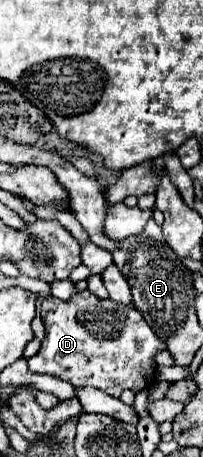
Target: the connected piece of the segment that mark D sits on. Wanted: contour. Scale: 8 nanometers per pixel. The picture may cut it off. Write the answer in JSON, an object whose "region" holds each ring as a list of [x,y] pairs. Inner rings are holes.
{"region":[[[89,290],[75,294],[75,298],[69,300],[59,300],[53,296],[47,296],[41,302],[41,318],[45,322],[45,338],[41,342],[41,348],[35,356],[31,356],[29,368],[33,372],[41,374],[51,374],[61,380],[67,380],[75,386],[95,386],[103,392],[107,392],[113,398],[119,398],[123,390],[141,390],[145,386],[151,386],[155,380],[155,354],[163,350],[163,340],[151,330],[151,326],[143,320],[139,310],[135,306],[125,308],[125,318],[103,318],[101,308],[99,308],[99,298],[95,298]]]}

